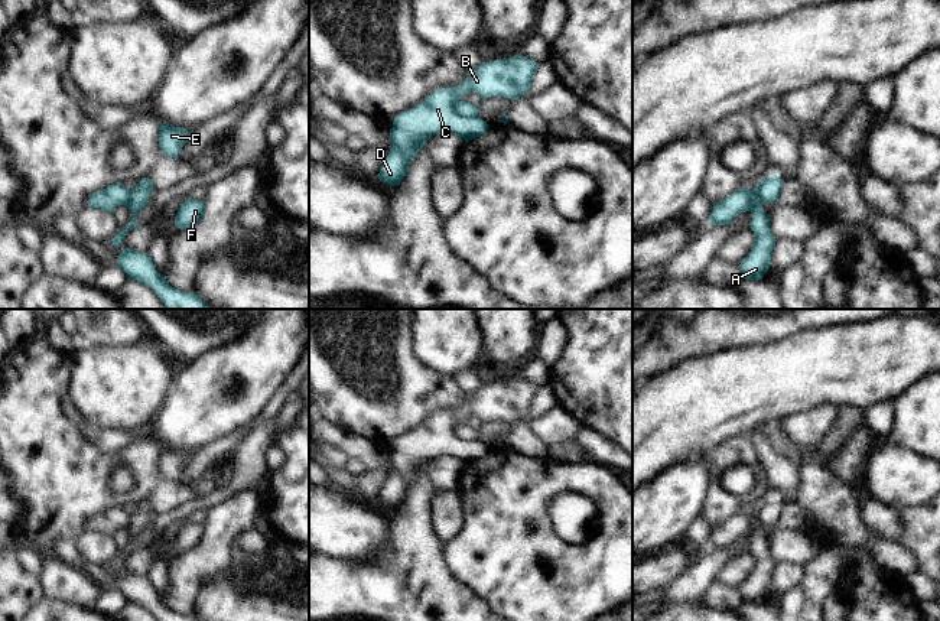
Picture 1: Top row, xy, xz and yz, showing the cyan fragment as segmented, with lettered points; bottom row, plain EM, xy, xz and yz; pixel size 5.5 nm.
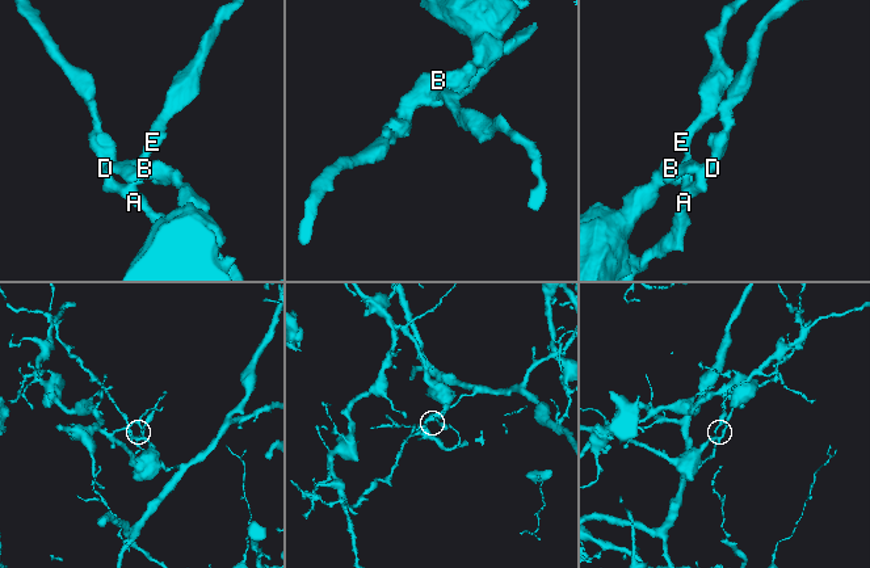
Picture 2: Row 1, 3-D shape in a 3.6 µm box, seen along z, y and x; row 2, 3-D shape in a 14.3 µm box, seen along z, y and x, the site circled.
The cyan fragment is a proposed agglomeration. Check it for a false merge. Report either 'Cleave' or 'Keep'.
Cleave.

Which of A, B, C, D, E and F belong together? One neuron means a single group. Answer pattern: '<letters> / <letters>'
A D E / B C F

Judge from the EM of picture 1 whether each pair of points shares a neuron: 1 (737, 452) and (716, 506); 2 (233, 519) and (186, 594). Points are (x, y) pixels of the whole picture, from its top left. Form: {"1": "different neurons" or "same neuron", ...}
{"1": "same neuron", "2": "same neuron"}

